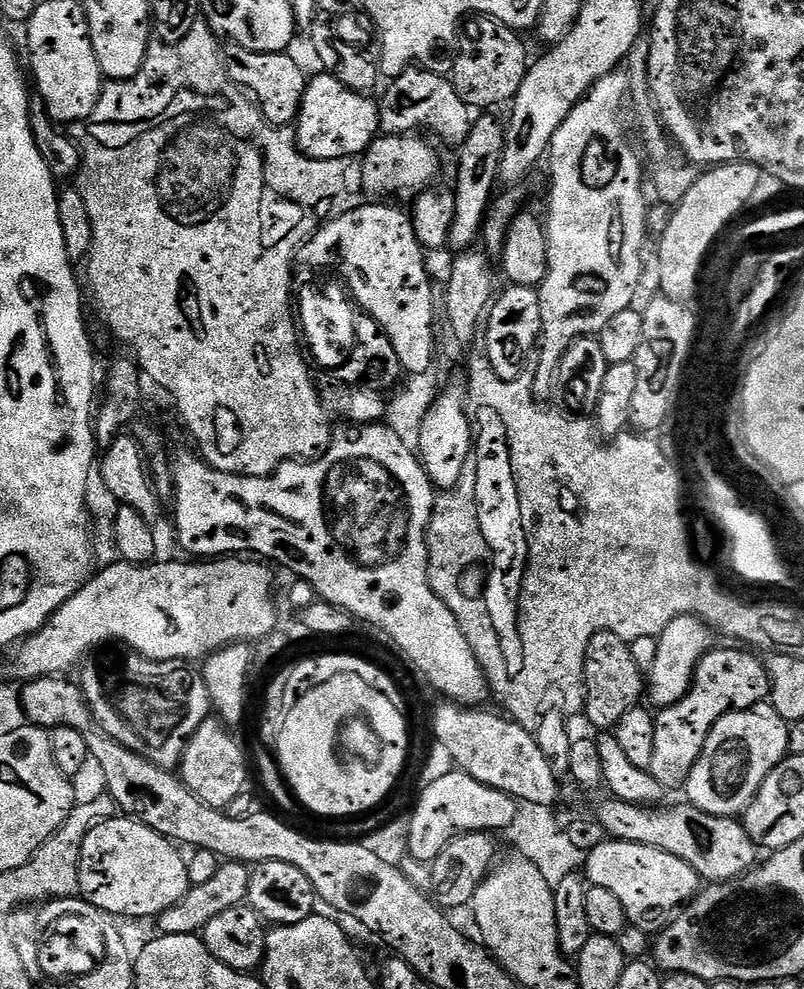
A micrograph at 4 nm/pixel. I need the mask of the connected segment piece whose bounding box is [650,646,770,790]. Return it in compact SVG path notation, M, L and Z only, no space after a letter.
M733 646L713 647L698 662L689 692L674 705L655 713L654 762L650 771L664 789L683 789L687 785L690 770L694 770L694 762L702 754L710 730L727 712L741 712L769 699L765 661L748 652L751 651Z

